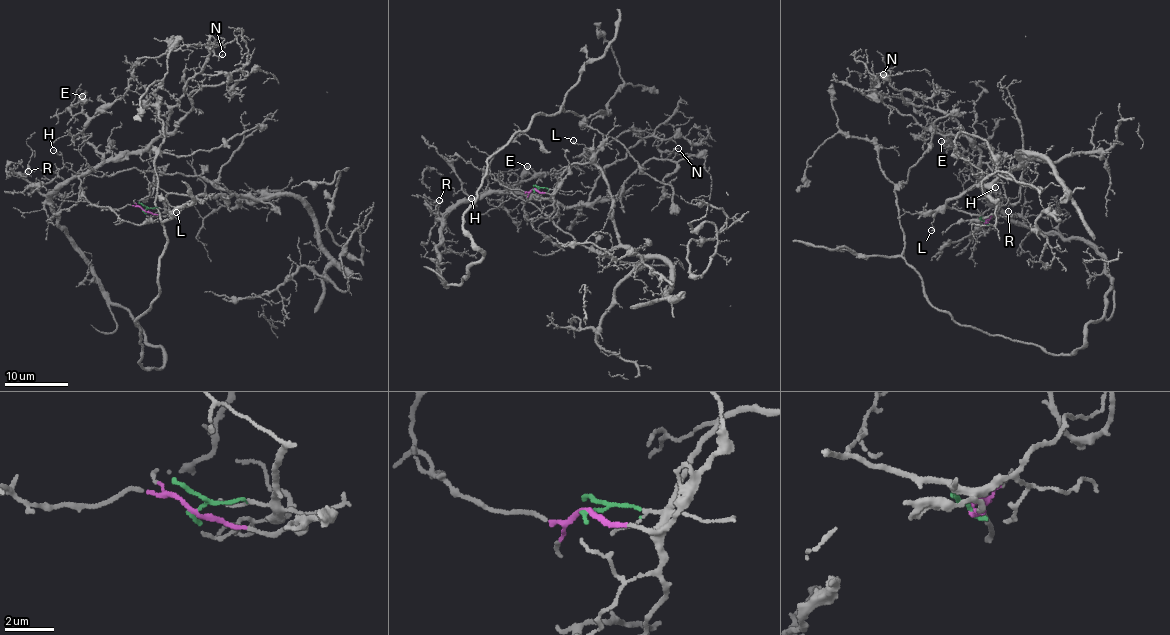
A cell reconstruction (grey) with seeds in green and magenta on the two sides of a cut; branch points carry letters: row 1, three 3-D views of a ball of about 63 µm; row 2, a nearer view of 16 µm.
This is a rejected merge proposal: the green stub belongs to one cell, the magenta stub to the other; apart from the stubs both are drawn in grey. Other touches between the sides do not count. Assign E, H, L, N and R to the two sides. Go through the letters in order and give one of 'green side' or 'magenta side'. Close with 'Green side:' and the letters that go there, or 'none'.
E: magenta side
H: magenta side
L: green side
N: magenta side
R: magenta side
Green side: L

